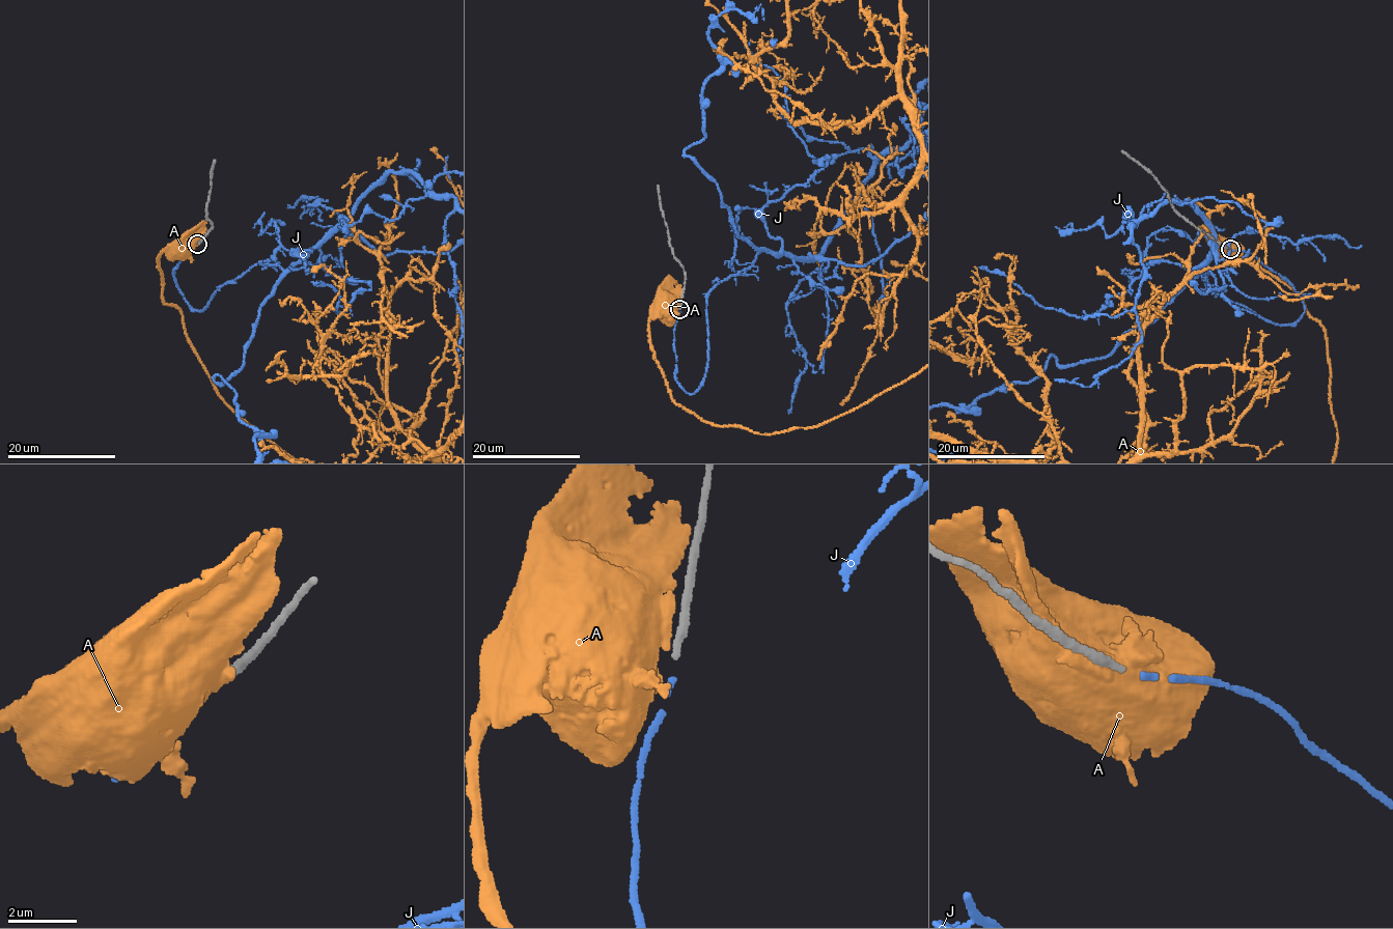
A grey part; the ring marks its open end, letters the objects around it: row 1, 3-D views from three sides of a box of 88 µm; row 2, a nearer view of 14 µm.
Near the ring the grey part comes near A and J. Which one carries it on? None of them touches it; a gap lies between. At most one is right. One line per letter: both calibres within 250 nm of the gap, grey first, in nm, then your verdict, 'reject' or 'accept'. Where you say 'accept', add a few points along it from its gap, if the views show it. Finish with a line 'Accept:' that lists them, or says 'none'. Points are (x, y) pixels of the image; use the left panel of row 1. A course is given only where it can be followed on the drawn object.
A: 200 nm thick on the grey side, 750 nm on the other; reject
J: 200 nm thick on the grey side, 140 nm on the other; accept
Accept: J

